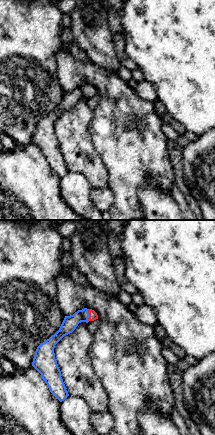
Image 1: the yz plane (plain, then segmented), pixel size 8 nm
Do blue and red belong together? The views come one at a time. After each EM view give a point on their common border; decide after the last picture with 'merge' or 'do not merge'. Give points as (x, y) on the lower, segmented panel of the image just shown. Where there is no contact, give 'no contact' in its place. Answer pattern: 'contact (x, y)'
contact (88, 315)

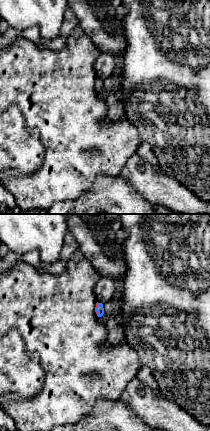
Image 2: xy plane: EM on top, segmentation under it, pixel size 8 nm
contact (97, 311)

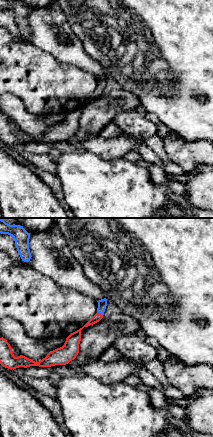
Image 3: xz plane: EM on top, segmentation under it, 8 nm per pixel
contact (100, 313)

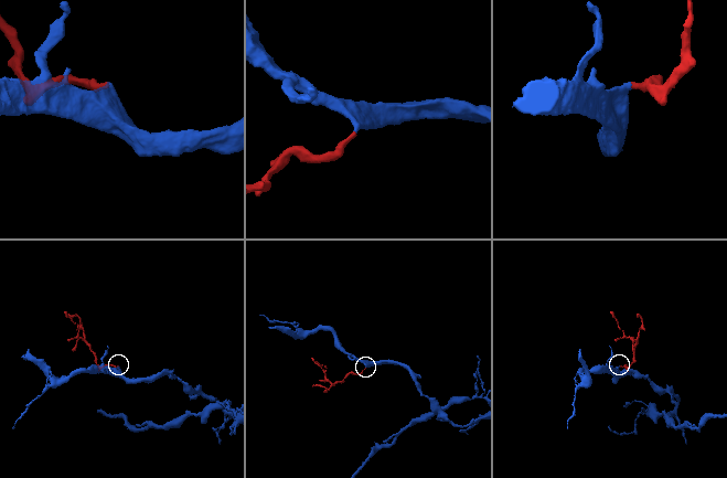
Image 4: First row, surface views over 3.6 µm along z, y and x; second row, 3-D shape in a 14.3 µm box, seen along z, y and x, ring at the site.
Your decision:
merge

